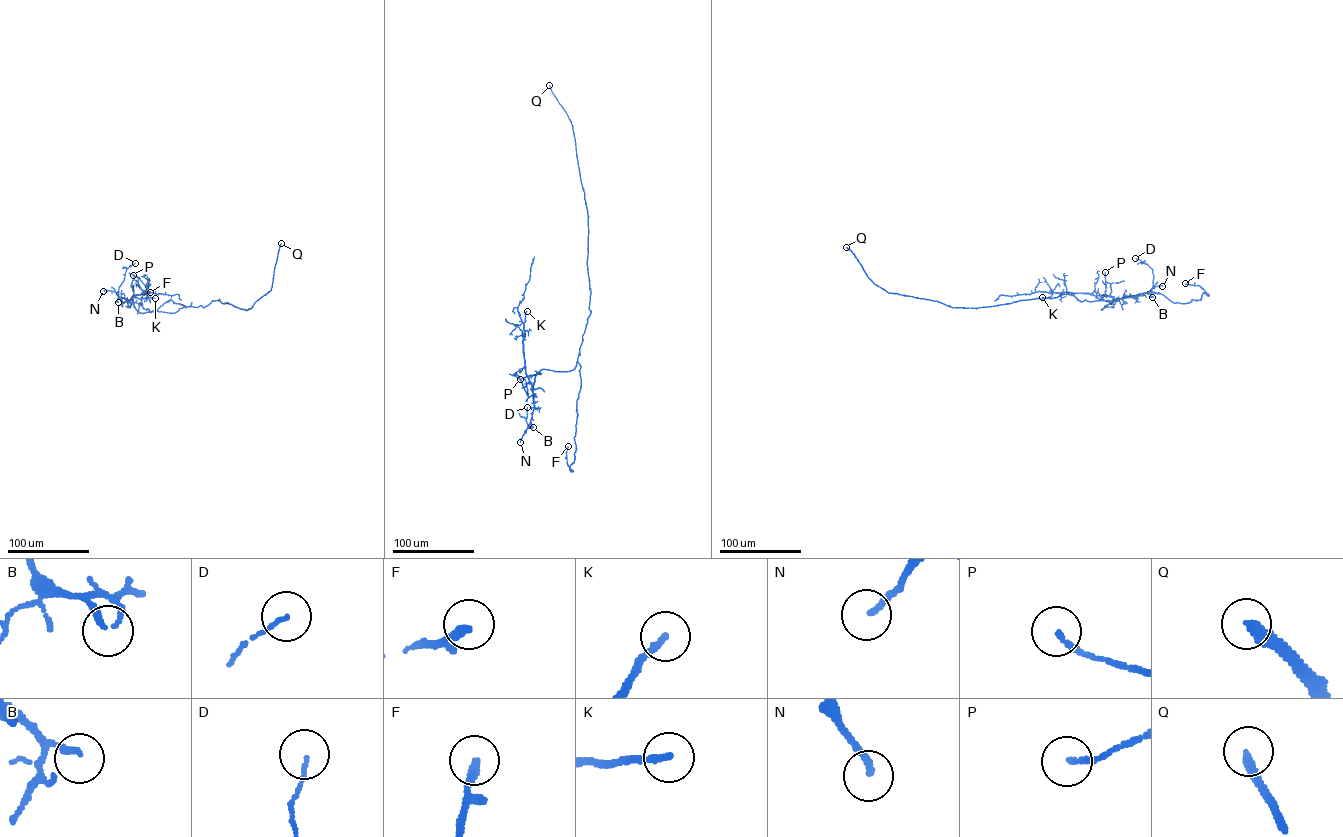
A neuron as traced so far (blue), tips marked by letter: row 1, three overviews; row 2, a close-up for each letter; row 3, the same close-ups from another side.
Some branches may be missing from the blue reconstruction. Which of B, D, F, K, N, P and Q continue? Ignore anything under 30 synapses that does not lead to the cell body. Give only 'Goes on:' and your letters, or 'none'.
Goes on: Q

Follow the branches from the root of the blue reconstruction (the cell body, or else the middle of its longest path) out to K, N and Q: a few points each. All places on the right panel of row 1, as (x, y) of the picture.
K: (1071, 295), (1081, 301), (1108, 300), (1113, 307), (1101, 309), (1113, 298), (1107, 296), (1063, 292), (1042, 297)
N: (1071, 295), (1081, 301), (1112, 302), (1113, 307), (1102, 310), (1114, 299), (1162, 286)
Q: (1071, 295), (975, 308), (953, 307), (937, 301), (887, 292), (868, 277), (846, 247)

